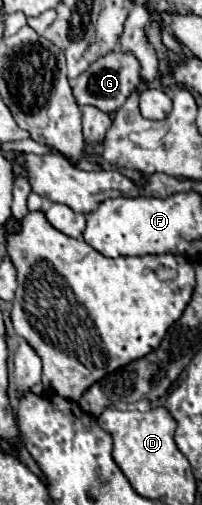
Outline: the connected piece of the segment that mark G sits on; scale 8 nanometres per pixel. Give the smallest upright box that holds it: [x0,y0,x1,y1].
[74,50,140,112]

